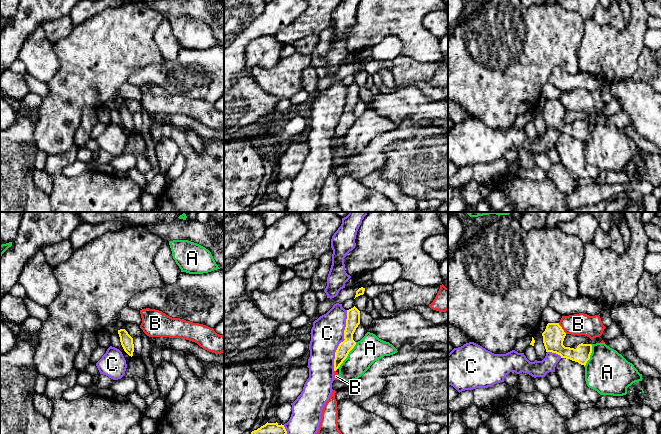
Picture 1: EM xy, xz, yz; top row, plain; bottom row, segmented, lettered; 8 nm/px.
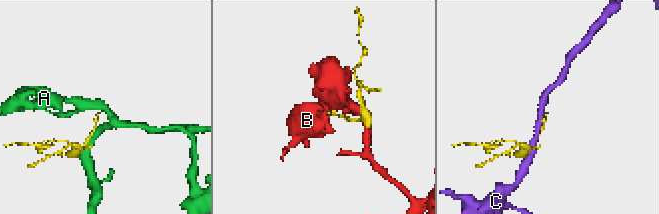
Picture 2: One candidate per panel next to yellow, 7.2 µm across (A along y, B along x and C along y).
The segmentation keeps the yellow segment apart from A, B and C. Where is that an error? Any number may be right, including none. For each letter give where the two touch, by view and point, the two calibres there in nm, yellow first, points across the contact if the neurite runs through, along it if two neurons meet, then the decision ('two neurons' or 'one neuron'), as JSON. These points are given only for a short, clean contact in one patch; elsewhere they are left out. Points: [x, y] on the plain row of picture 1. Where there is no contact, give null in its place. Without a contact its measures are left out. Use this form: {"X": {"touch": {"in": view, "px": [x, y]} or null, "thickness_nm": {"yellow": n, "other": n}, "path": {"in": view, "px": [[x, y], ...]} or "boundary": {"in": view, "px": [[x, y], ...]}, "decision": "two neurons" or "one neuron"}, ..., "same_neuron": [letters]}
{"A": {"touch": {"in": "xz", "px": [347, 131]}, "thickness_nm": {"yellow": 100, "other": 220}, "decision": "two neurons"}, "B": {"touch": {"in": "yz", "px": [561, 104]}, "thickness_nm": {"yellow": 170, "other": 180}, "decision": "two neurons"}, "C": {"touch": {"in": "xz", "px": [344, 116]}, "thickness_nm": {"yellow": 110, "other": 260}, "decision": "two neurons"}, "same_neuron": []}

